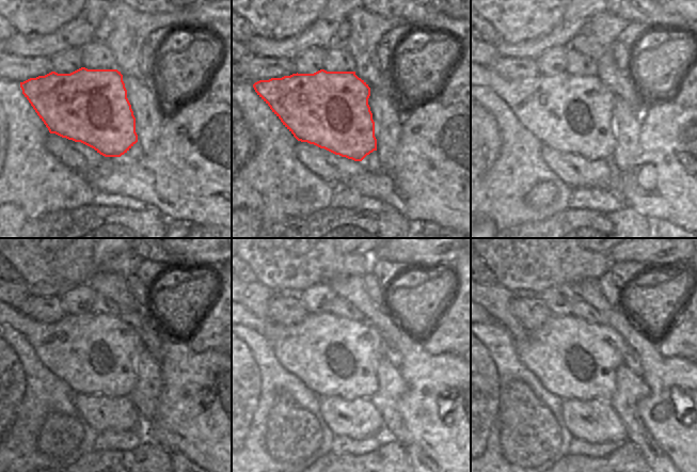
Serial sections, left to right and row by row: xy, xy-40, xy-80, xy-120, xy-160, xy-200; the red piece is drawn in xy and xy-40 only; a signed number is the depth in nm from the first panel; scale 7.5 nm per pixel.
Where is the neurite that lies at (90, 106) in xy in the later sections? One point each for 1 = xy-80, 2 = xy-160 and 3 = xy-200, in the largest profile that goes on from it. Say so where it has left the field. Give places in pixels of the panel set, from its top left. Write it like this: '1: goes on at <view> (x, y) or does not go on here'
1: goes on at xy-80 (570, 113)
2: goes on at xy-160 (332, 356)
3: goes on at xy-200 (572, 359)

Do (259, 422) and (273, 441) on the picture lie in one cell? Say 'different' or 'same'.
different

